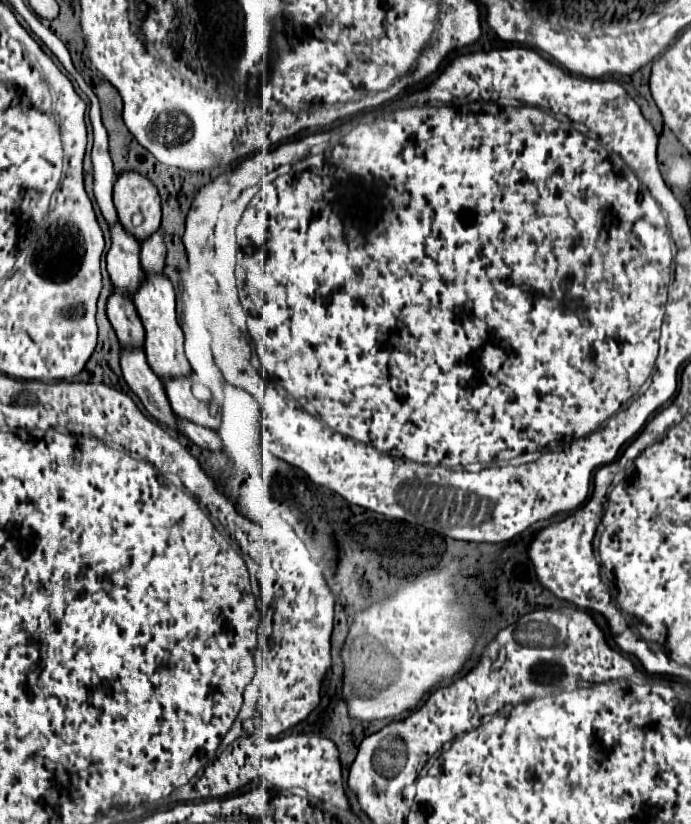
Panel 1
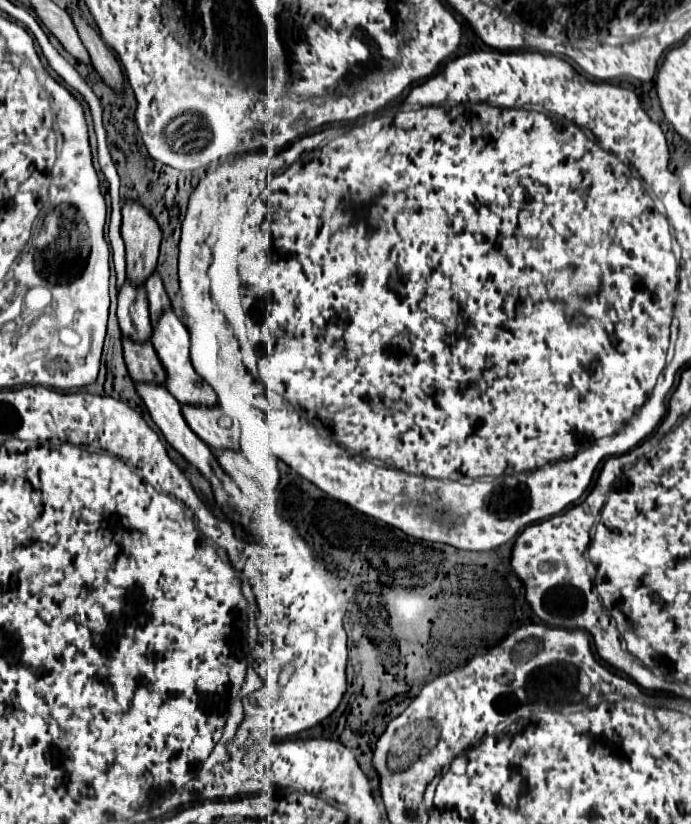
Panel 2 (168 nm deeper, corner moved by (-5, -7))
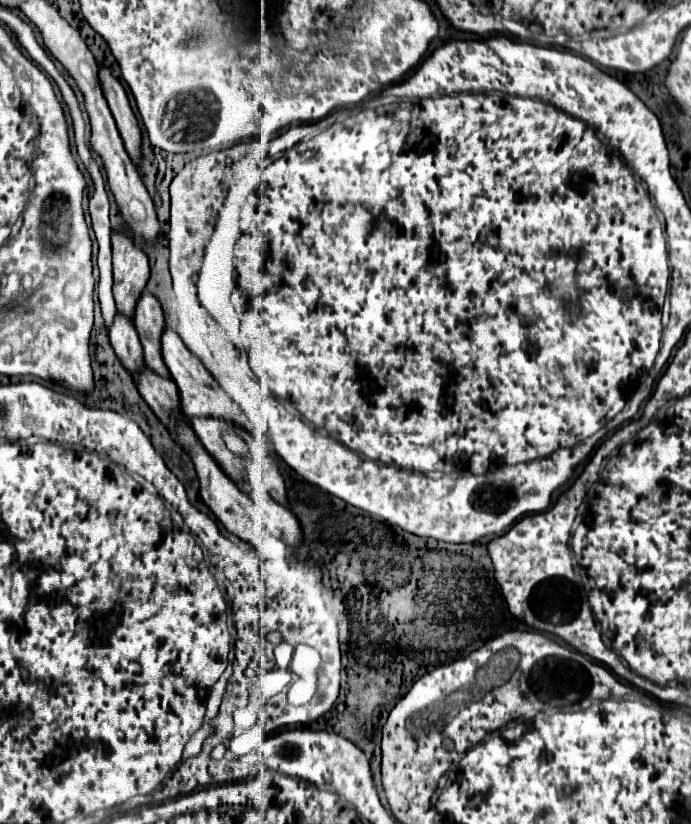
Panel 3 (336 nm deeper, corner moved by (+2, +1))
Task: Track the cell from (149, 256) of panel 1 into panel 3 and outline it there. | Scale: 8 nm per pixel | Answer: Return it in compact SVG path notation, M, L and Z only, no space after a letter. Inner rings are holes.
M148 291L142 293L142 297L136 305L134 327L136 327L142 347L144 347L146 365L152 365L152 369L156 369L156 373L164 373L164 377L168 377L168 369L164 369L164 361L160 357L160 333L164 333L164 329L166 329L164 313L162 313L158 299Z

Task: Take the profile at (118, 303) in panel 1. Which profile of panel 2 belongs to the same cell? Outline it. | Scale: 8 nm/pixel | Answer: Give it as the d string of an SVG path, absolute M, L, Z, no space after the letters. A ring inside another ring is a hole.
M123 337L123 353L133 381L153 381L159 385L165 381L163 365L159 365L159 357L155 357L155 349L151 349L151 341L139 345Z

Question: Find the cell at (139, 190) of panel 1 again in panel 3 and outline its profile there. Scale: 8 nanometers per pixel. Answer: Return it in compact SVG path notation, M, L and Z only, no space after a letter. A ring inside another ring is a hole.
M112 235L112 249L114 249L114 301L118 313L124 317L134 317L136 303L148 283L150 267L146 253L134 243L130 235Z

